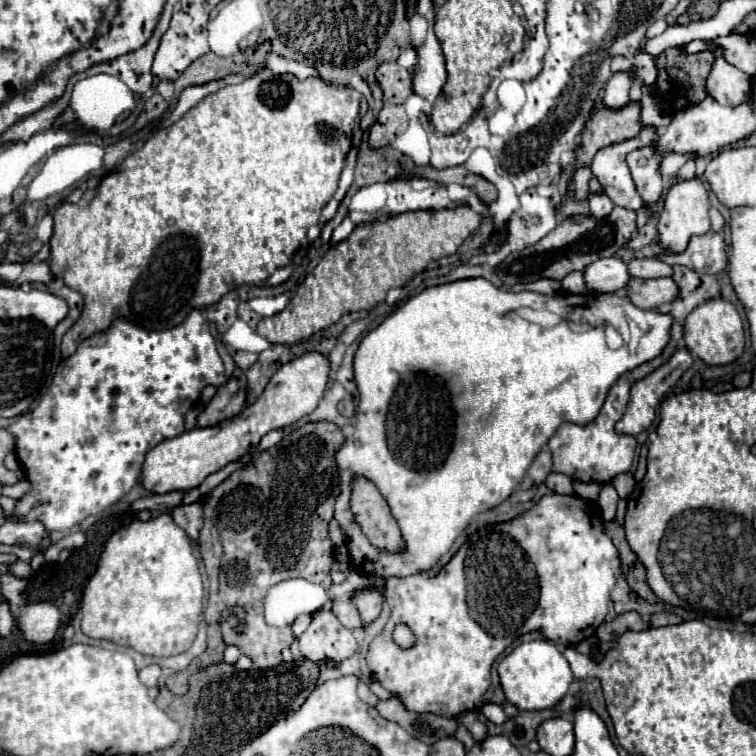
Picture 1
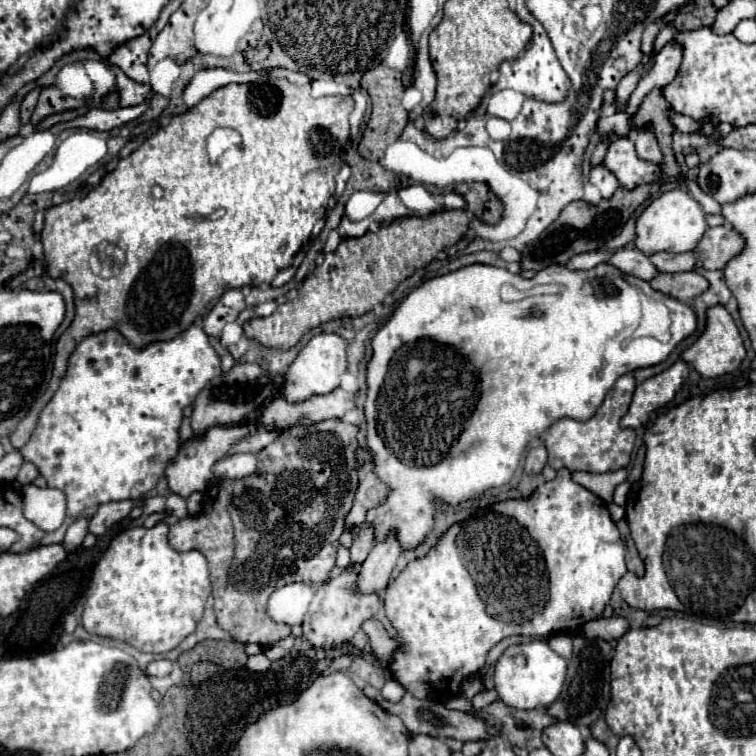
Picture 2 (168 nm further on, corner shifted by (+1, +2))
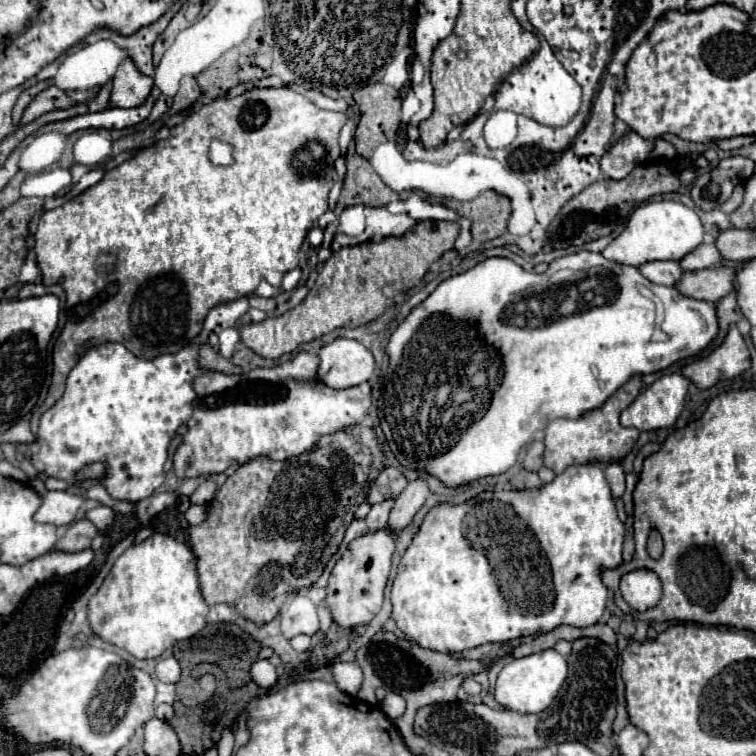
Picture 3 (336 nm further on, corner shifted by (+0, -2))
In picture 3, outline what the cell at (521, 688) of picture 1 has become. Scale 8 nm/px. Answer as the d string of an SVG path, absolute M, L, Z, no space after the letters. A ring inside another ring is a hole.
M546 649L540 653L528 655L528 657L520 657L520 659L506 663L504 669L500 671L496 679L496 687L494 687L494 699L500 707L516 711L516 713L540 713L554 701L566 675L568 675L566 659L554 649Z

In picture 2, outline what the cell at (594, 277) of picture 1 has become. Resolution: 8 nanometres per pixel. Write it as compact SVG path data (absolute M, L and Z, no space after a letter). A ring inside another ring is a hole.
M619 249L611 253L611 259L607 259L605 263L619 267L619 271L623 271L625 275L633 275L643 281L651 281L657 275L657 269L651 265L649 257L633 249Z

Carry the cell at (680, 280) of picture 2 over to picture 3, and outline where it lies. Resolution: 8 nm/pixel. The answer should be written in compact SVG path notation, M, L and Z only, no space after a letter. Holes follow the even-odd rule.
M708 267L700 271L686 271L680 283L676 285L680 293L694 297L694 299L704 299L704 301L720 301L726 297L736 285L736 271L732 267Z

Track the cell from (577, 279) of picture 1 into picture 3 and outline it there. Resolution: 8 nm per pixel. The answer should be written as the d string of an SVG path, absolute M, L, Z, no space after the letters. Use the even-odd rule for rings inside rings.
M650 201L640 205L628 219L626 229L602 251L602 255L616 263L628 263L634 267L640 267L650 261L658 259L670 259L680 261L684 255L694 251L704 239L704 229L698 219L698 215L678 203L678 201Z

